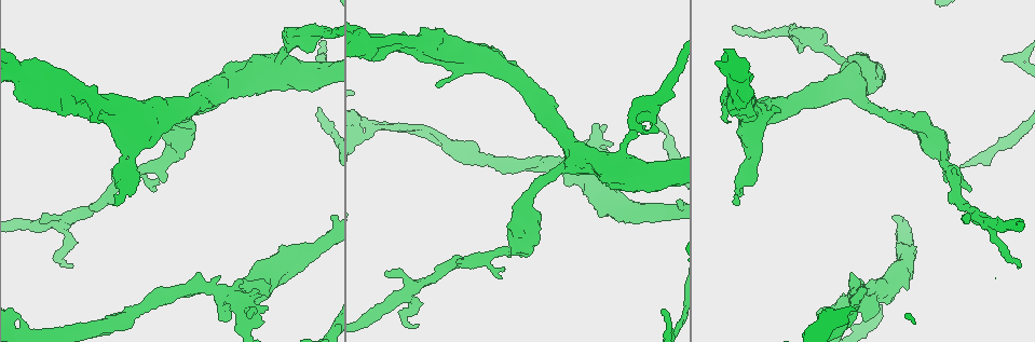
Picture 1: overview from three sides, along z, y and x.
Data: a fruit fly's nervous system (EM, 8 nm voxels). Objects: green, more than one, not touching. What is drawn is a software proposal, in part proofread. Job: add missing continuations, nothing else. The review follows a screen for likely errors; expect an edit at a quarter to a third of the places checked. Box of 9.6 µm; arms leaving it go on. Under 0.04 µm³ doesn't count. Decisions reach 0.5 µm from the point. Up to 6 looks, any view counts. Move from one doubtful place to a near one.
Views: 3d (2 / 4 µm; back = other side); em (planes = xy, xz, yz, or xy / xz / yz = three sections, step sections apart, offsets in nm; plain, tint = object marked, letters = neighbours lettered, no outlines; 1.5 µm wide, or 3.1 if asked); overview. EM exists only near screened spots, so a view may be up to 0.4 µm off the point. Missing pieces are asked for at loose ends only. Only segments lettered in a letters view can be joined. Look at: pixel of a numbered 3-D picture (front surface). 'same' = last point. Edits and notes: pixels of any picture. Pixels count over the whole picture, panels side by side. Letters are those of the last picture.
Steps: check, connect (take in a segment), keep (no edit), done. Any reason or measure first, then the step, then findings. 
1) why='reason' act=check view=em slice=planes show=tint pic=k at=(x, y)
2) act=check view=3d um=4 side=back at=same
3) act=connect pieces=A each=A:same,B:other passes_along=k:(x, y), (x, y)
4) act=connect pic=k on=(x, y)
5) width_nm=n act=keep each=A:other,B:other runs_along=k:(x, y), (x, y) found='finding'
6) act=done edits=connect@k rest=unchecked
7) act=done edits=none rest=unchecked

why='an open end' act=check view=em slice=planes show=letters pic=1 at=(739, 202)

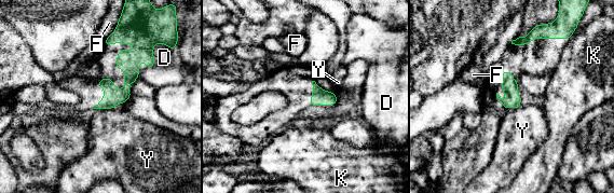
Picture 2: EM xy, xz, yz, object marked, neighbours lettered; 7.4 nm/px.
act=keep each=D:other,F:other,K:other,Y:other runs_along=2:(117, 36), (135, 45), (131, 76), (99, 106) found='no lettered segment goes on from it'

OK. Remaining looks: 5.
why='an open end' act=check view=3d um=2 pic=1 at=(510, 257)

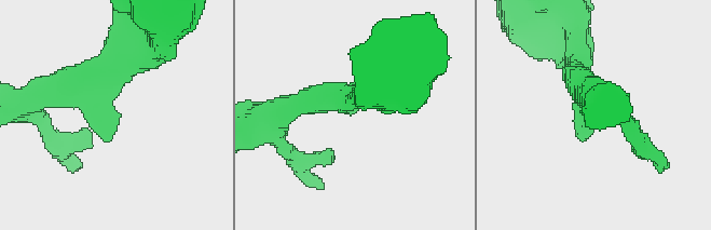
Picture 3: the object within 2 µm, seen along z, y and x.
why='now the EM' act=check view=em slice=planes show=letters pic=3 at=(109, 136)

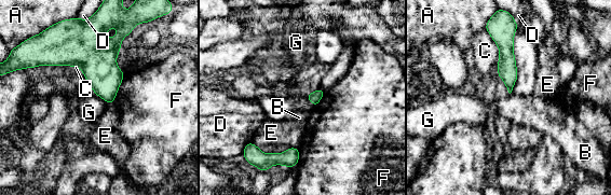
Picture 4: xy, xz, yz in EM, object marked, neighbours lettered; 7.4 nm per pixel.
act=keep each=A:other,B:other,C:other,D:other,E:other,F:other,G:other runs_along=4:(505, 35), (510, 87) found='none of them fits'

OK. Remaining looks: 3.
why='branch stops here' act=check view=em slice=xy step=4 show=letters pic=1 at=(417, 327)

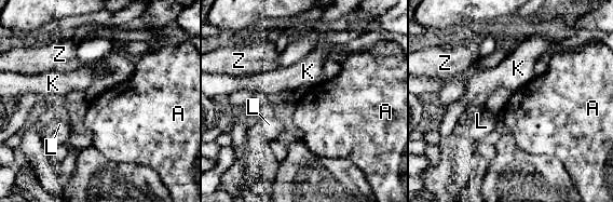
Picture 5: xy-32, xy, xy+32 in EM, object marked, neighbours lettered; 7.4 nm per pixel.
act=check view=em slice=planes show=letters at=same

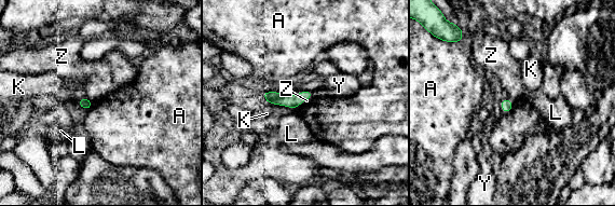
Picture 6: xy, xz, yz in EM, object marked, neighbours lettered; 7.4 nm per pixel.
longest_contact=A:110nm act=keep each=A:other,K:other,L:other,Y:other,Z:other found='none of them fits'

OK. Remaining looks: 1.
act=done edits=none rest=unchecked

